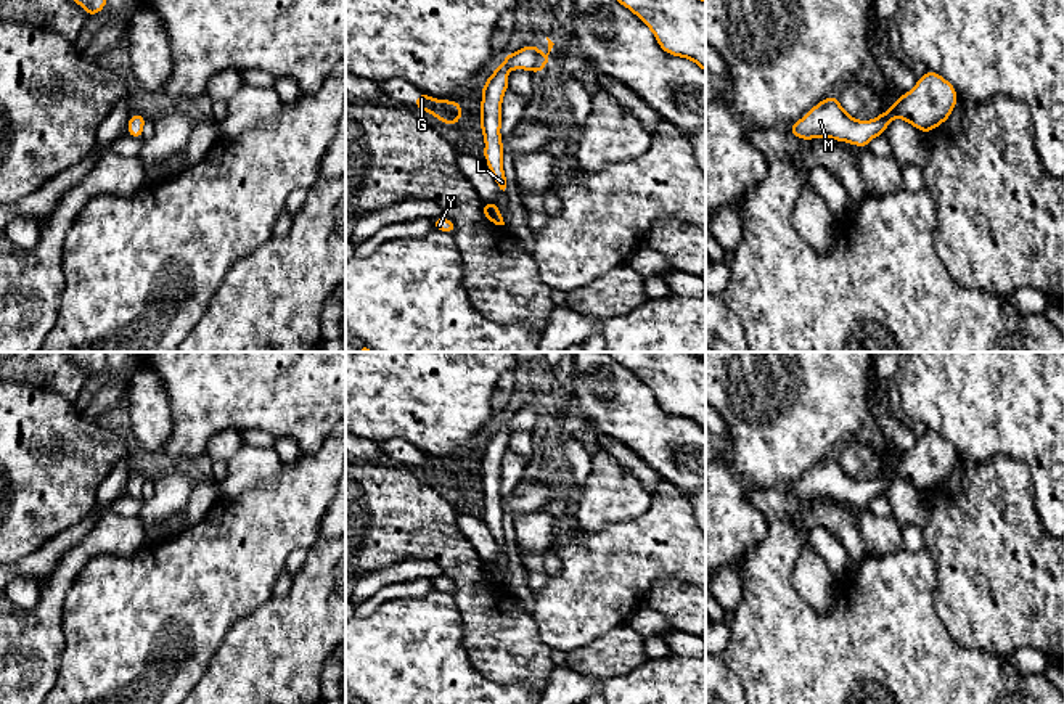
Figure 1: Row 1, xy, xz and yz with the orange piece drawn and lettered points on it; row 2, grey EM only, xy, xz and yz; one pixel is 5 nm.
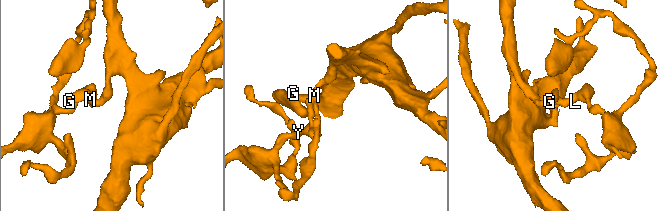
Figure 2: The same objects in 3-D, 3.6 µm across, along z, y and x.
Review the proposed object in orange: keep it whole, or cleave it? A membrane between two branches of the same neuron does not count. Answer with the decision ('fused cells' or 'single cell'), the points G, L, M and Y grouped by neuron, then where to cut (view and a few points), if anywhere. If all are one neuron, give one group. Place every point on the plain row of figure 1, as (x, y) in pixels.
single cell | G L M Y | no cut

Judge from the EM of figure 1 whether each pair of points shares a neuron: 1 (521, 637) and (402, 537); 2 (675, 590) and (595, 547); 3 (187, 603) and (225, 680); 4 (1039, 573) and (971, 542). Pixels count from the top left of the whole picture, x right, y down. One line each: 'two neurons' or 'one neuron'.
1: one neuron
2: two neurons
3: two neurons
4: one neuron

